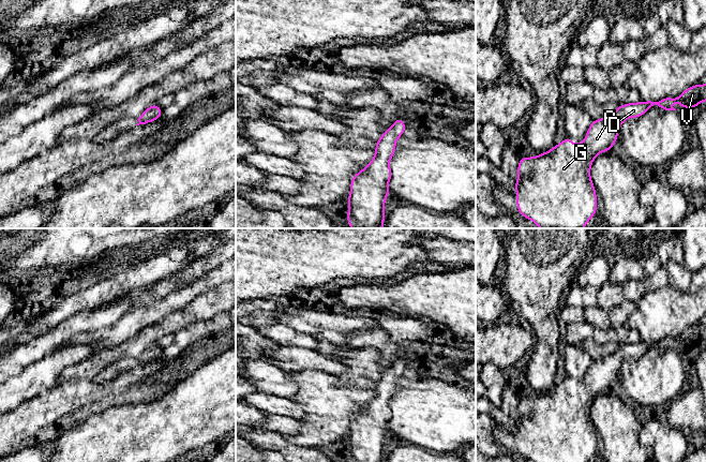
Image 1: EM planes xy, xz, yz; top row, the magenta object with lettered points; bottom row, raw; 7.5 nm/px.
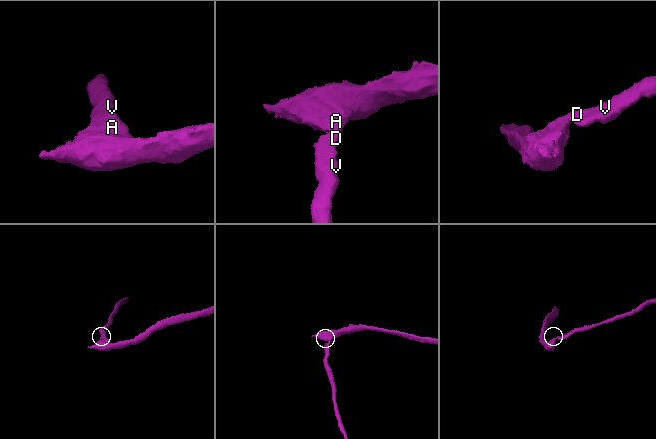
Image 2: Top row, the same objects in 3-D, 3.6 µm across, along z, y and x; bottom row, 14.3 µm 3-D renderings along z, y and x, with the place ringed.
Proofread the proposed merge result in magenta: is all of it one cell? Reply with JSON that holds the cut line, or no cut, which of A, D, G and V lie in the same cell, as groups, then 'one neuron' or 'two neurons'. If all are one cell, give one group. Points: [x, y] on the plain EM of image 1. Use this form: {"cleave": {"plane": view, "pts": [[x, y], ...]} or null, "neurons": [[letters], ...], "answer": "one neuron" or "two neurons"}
{"cleave": null, "neurons": [["A", "D", "G", "V"]], "answer": "one neuron"}

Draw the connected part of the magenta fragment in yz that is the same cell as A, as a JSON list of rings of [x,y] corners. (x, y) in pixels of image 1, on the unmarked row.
[[[697,324],[686,329],[679,337],[664,338],[658,342],[625,343],[615,352],[599,360],[592,360],[586,371],[586,379],[572,385],[572,378],[565,378],[551,390],[534,398],[522,398],[517,404],[519,418],[514,421],[516,447],[520,454],[532,462],[589,462],[597,453],[596,429],[590,418],[590,407],[595,398],[610,391],[618,378],[618,372],[625,359],[640,358],[655,344],[665,351],[676,351],[673,342],[685,348],[694,348],[706,341],[706,325]]]

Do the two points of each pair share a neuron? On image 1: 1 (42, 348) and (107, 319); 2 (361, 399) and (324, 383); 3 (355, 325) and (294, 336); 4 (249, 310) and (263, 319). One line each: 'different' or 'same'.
1: same
2: same
3: different
4: same

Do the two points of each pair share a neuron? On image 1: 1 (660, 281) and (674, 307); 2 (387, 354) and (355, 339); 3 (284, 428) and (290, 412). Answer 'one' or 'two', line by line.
1: two
2: one
3: two

